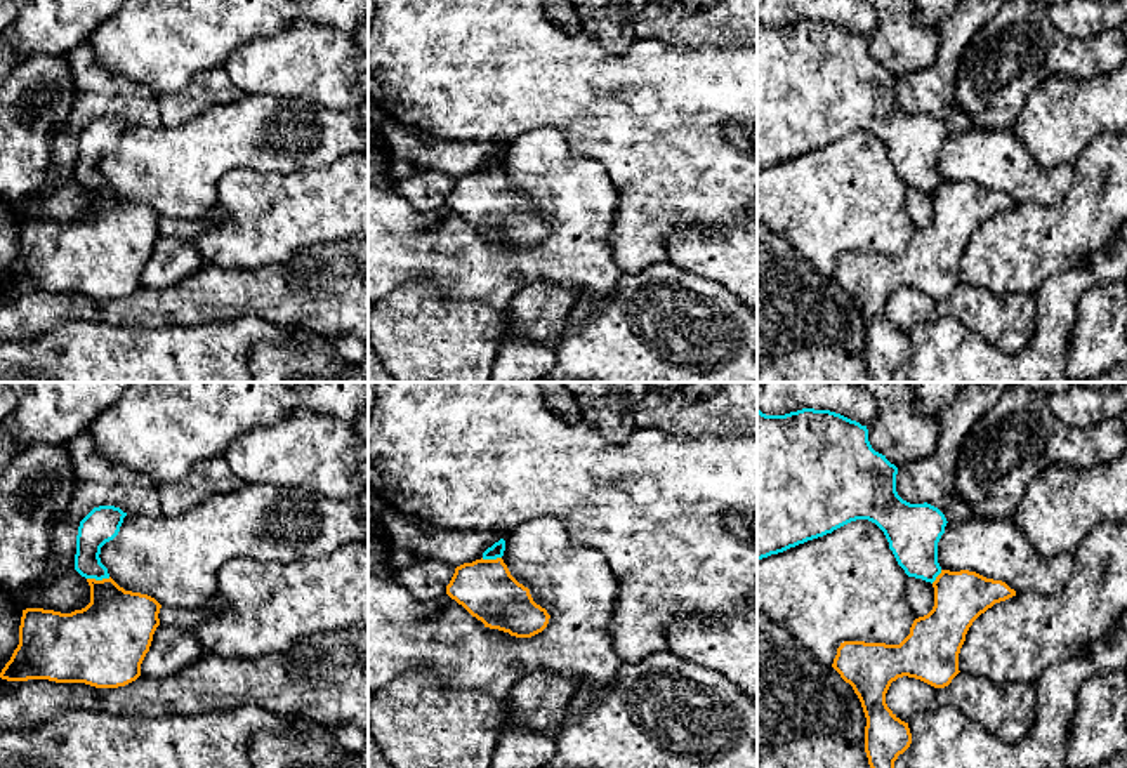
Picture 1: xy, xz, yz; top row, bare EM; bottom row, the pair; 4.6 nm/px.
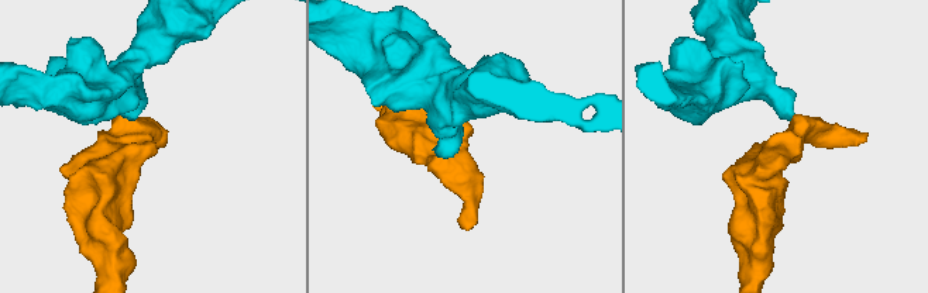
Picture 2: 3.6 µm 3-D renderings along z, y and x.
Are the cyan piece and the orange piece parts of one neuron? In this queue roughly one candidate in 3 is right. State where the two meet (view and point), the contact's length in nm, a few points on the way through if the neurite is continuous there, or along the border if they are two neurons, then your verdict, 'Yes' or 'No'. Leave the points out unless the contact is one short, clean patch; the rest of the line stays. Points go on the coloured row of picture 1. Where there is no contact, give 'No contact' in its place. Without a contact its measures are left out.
Touches cyan at xy (98, 579). Shared border 110 nm. Boundary: xy (110, 577), (87, 579). No

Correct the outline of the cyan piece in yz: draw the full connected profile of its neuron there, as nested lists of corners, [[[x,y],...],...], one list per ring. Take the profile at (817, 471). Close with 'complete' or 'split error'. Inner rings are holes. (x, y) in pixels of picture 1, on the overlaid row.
[[[814,408],[785,415],[766,415],[757,410],[757,561],[832,533],[851,521],[868,520],[884,532],[905,573],[933,584],[941,573],[938,542],[948,521],[938,507],[927,502],[903,500],[896,492],[896,474],[898,467],[872,448],[867,426],[856,420]]] | complete

